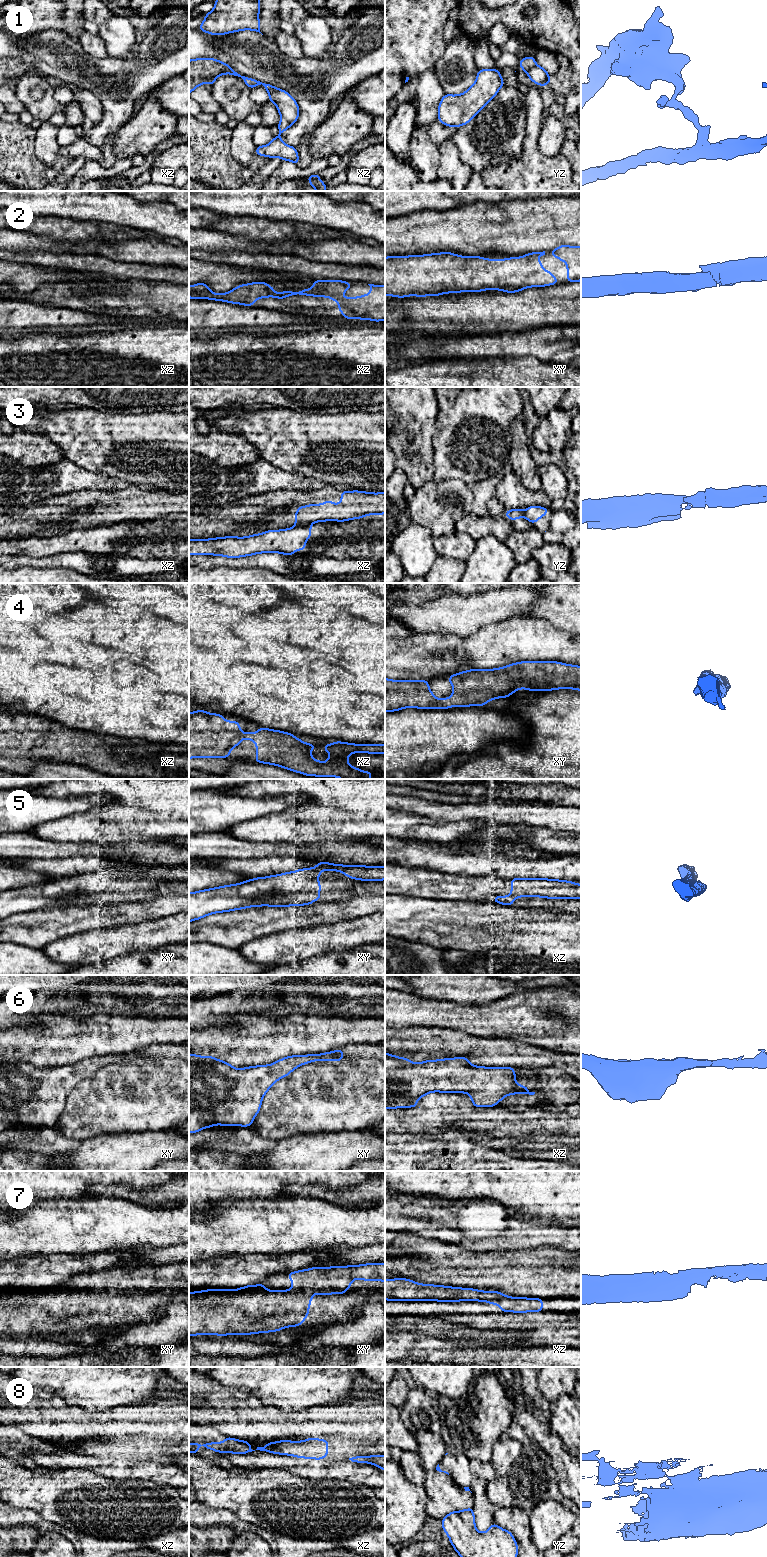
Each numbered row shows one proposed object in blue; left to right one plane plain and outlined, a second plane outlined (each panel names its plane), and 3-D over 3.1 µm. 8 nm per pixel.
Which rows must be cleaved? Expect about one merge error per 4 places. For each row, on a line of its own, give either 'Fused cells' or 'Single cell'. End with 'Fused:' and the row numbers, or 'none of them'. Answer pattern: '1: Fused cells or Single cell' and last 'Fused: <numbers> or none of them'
1: Fused cells
2: Single cell
3: Fused cells
4: Single cell
5: Fused cells
6: Single cell
7: Single cell
8: Fused cells
Fused: 1, 3, 5, 8

